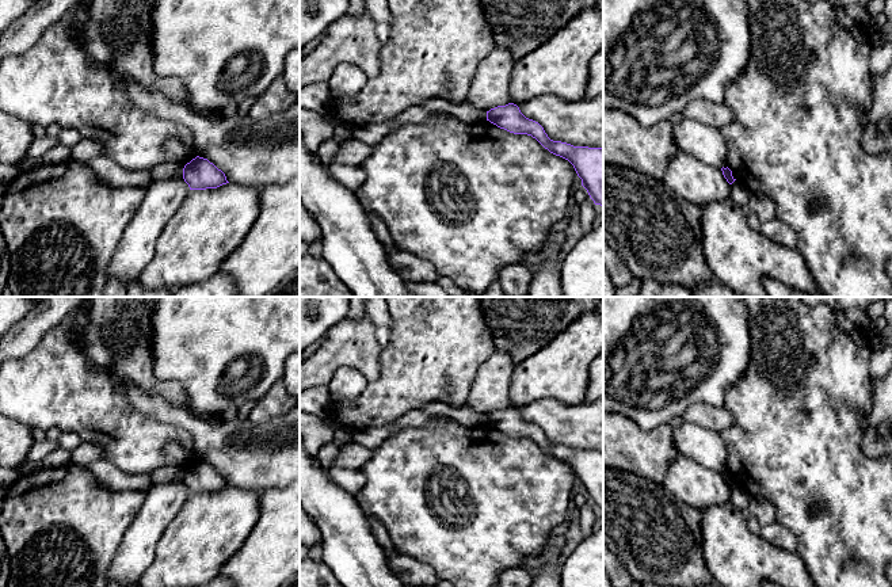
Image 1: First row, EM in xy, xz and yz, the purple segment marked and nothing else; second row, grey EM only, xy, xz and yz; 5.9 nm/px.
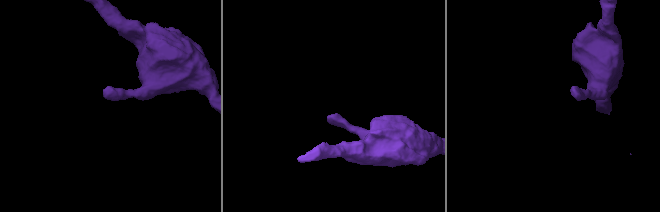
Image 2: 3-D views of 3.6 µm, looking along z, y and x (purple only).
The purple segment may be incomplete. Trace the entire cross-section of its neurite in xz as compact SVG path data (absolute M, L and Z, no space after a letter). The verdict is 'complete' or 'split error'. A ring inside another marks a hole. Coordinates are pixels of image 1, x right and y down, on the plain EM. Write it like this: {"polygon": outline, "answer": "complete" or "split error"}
{"polygon": "M514 407L491 412L487 424L510 437L531 439L550 457L568 464L594 507L603 510L603 451L553 445L538 426L526 422Z", "answer": "complete"}

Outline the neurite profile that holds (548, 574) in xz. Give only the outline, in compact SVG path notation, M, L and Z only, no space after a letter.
M546 542L540 561L540 567L533 572L531 587L561 587L563 552Z

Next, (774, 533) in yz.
M778 522L762 526L759 535L778 549L786 552L796 552L797 549L796 535Z

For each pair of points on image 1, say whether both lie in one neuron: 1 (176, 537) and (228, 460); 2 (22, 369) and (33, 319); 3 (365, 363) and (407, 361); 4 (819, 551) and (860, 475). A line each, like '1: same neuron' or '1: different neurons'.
1: different neurons
2: different neurons
3: different neurons
4: same neuron

